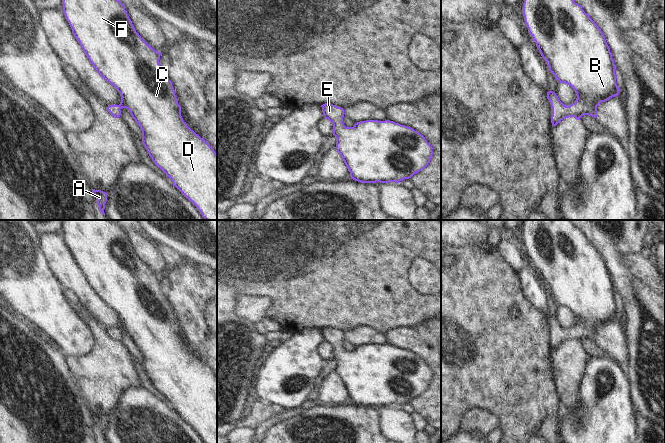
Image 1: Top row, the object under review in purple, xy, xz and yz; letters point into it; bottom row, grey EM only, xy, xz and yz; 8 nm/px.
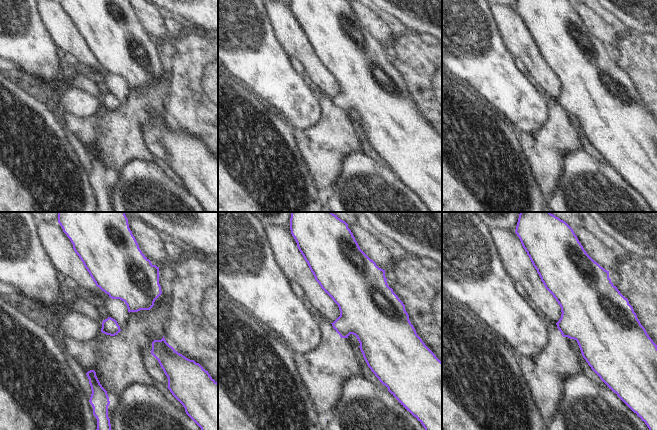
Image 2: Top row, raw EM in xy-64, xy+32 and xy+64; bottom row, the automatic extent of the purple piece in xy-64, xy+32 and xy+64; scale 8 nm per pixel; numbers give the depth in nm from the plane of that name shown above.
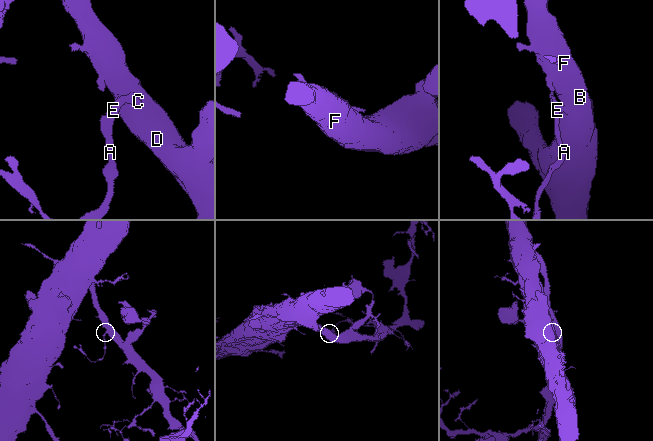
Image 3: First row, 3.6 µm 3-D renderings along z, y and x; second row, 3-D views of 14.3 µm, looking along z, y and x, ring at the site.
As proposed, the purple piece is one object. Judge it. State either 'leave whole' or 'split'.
leave whole

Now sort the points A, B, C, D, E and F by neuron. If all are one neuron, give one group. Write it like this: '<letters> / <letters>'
A B C D E F

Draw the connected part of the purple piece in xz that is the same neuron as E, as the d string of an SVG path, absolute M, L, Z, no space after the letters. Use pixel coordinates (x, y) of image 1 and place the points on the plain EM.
M331 327L321 329L325 343L333 349L336 374L342 381L351 403L361 407L399 407L423 394L433 378L432 370L425 361L411 351L385 344L366 344L346 351L344 333Z

